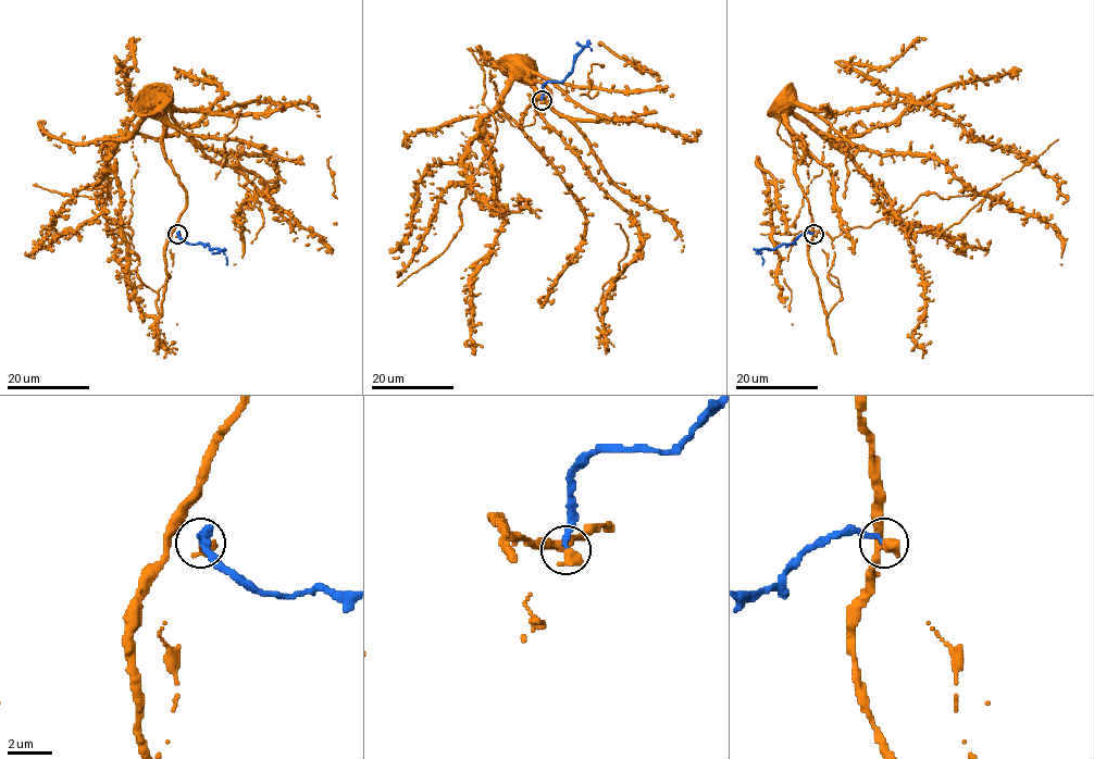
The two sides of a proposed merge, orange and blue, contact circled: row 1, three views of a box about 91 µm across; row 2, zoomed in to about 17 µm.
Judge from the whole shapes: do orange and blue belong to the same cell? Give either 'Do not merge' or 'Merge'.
Do not merge

